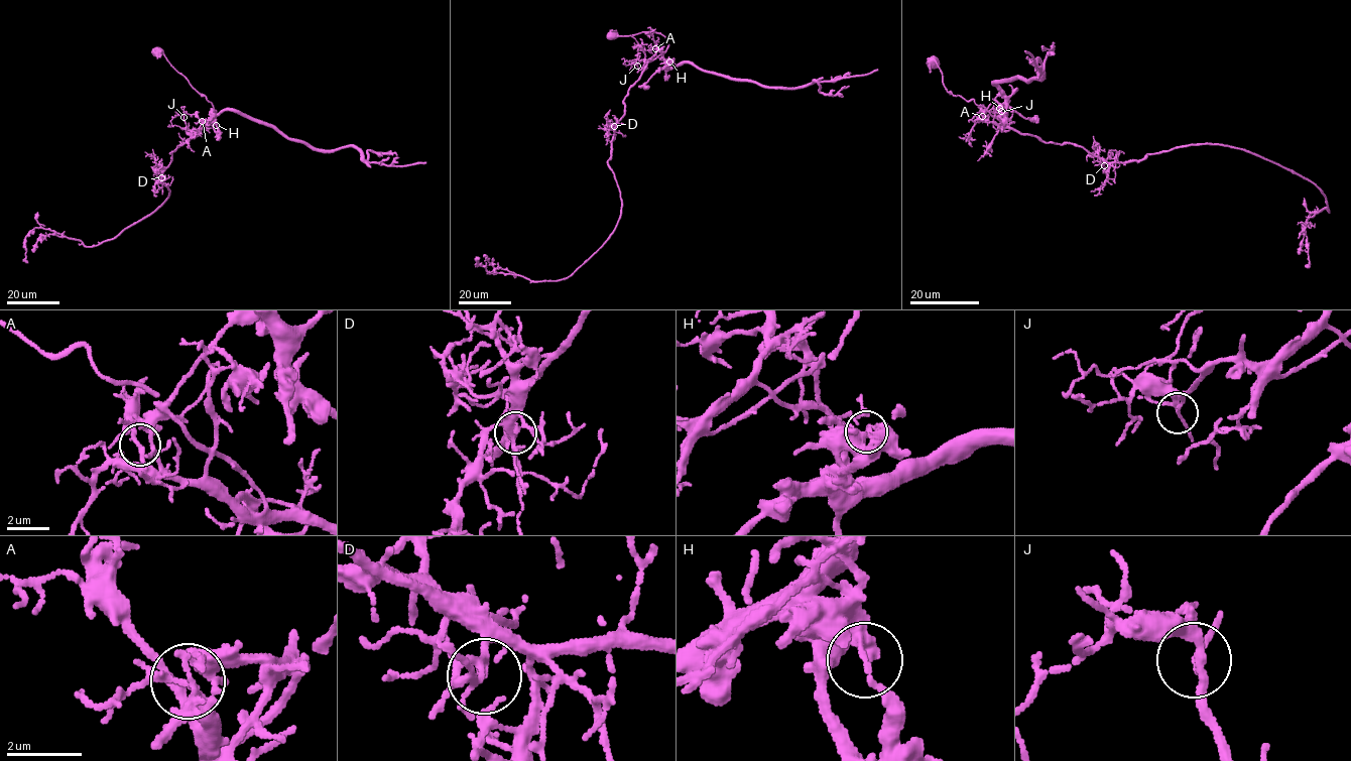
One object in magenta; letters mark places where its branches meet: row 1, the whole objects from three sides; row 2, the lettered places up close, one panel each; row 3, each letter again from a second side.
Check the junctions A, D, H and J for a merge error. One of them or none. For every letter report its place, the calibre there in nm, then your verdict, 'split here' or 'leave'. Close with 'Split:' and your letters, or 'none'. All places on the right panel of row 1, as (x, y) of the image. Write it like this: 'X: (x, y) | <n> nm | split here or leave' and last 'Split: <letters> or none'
A: (982, 116) | 200 nm | leave
D: (1104, 165) | 120 nm | leave
H: (999, 108) | 100 nm | split here
J: (1001, 111) | 100 nm | leave
Split: H

